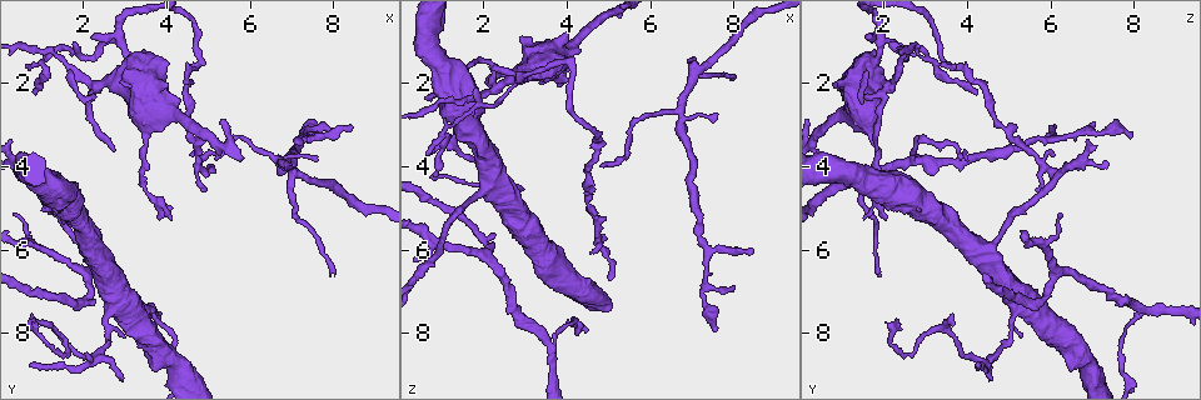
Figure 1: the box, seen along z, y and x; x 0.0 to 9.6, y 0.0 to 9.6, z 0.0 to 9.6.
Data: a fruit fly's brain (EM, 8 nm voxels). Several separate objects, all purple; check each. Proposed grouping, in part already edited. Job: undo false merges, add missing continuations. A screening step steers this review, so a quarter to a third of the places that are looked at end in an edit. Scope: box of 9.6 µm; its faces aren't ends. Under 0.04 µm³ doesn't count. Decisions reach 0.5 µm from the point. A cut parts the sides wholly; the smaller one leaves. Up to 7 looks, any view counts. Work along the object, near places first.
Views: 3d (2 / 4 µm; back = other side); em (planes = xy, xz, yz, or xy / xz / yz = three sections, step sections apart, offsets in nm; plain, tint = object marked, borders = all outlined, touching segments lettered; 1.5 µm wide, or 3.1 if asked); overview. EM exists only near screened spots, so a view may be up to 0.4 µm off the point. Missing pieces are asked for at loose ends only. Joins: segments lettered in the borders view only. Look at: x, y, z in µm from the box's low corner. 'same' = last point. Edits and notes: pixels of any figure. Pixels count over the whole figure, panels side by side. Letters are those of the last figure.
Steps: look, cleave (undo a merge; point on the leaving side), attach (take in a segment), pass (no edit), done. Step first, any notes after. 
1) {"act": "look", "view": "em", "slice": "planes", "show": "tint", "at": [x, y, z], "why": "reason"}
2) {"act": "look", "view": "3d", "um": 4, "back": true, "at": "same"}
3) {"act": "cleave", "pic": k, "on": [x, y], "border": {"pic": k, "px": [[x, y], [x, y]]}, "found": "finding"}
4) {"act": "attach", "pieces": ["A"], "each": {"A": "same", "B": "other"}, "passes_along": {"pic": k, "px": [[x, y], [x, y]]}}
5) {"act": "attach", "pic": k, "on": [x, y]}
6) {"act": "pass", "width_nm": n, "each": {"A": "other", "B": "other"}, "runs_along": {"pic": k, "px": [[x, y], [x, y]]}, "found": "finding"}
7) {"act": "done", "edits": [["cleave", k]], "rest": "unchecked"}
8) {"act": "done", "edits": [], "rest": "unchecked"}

{"act": "look", "view": "3d", "um": 2, "at": [8.00, 6.60, 1.90], "why": "end of a long branch"}

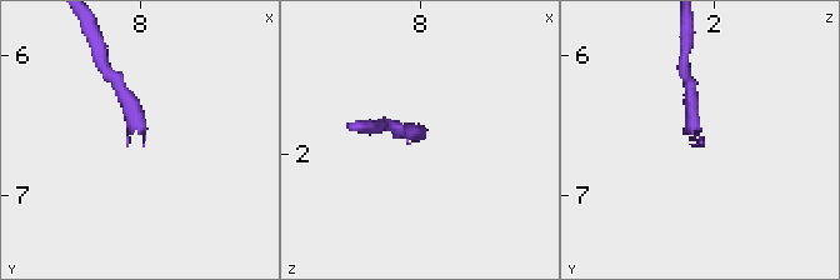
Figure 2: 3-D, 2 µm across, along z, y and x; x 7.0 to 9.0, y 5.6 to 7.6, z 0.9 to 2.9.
{"act": "look", "view": "em", "slice": "planes", "show": "borders", "at": [8.06, 6.64, 1.90], "why": "shape alone is not enough"}

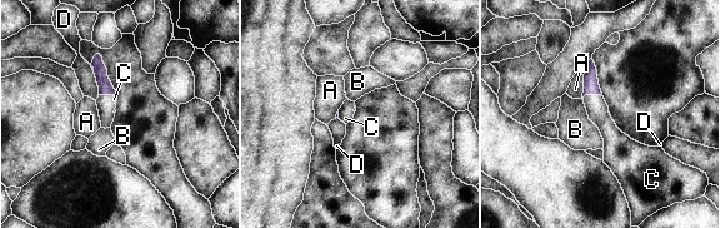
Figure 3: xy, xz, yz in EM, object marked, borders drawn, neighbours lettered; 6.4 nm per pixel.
{"act": "attach", "pieces": ["C"], "each": {"A": "other", "B": "other", "C": "same", "D": "other"}, "passes_along": {"pic": 3, "px": [[105, 88], [108, 94], [106, 104]]}, "found": "the cell continues"}

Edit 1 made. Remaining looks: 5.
{"act": "look", "view": "3d", "um": 4, "at": [2.90, 0.95, 1.95], "why": "three-way junction"}

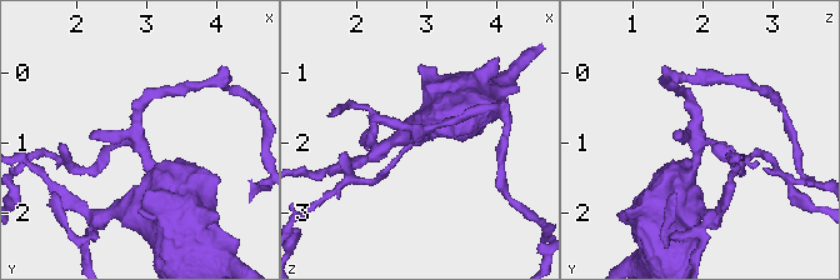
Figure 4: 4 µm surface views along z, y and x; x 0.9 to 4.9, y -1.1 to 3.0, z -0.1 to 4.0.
{"act": "look", "view": "em", "slice": "planes", "show": "plain", "at": [2.90, 1.00, 1.90], "why": "now the EM"}

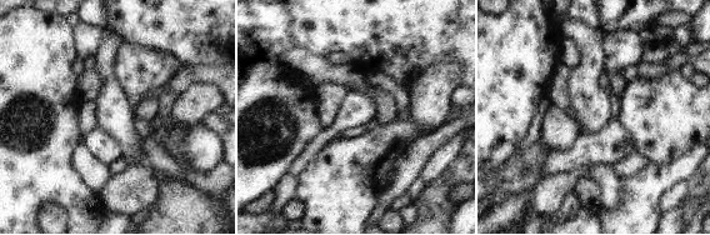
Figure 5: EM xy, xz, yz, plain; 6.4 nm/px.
{"act": "look", "view": "em", "slice": "planes", "show": "borders", "at": "same", "why": "see the neighbours"}

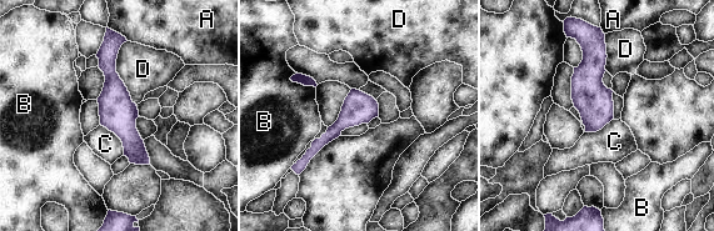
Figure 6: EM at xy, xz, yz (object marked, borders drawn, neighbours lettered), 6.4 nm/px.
{"act": "pass", "longest_contact_nm": ["D", 420], "each": {"A": "other", "B": "other", "C": "other", "D": "other"}, "runs_along": {"pic": 6, "px": [[115, 39], [115, 108], [146, 161]]}, "found": "all the same cell"}

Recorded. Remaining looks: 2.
{"act": "done", "edits": [["attach", 3]], "rest": "unchecked"}

